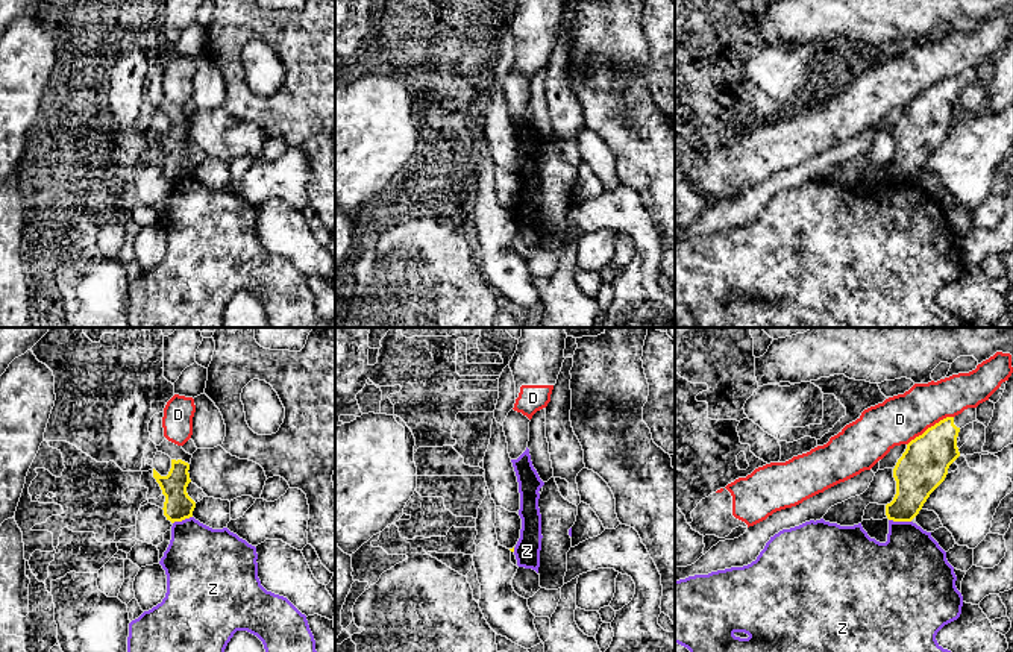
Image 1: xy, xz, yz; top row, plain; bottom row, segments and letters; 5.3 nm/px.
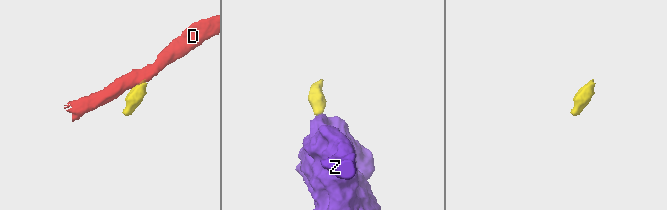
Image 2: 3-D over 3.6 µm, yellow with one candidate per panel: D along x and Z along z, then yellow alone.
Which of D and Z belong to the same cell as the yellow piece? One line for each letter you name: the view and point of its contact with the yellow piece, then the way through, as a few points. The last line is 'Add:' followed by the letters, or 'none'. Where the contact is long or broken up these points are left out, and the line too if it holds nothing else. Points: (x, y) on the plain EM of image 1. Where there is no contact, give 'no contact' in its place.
Add: none

